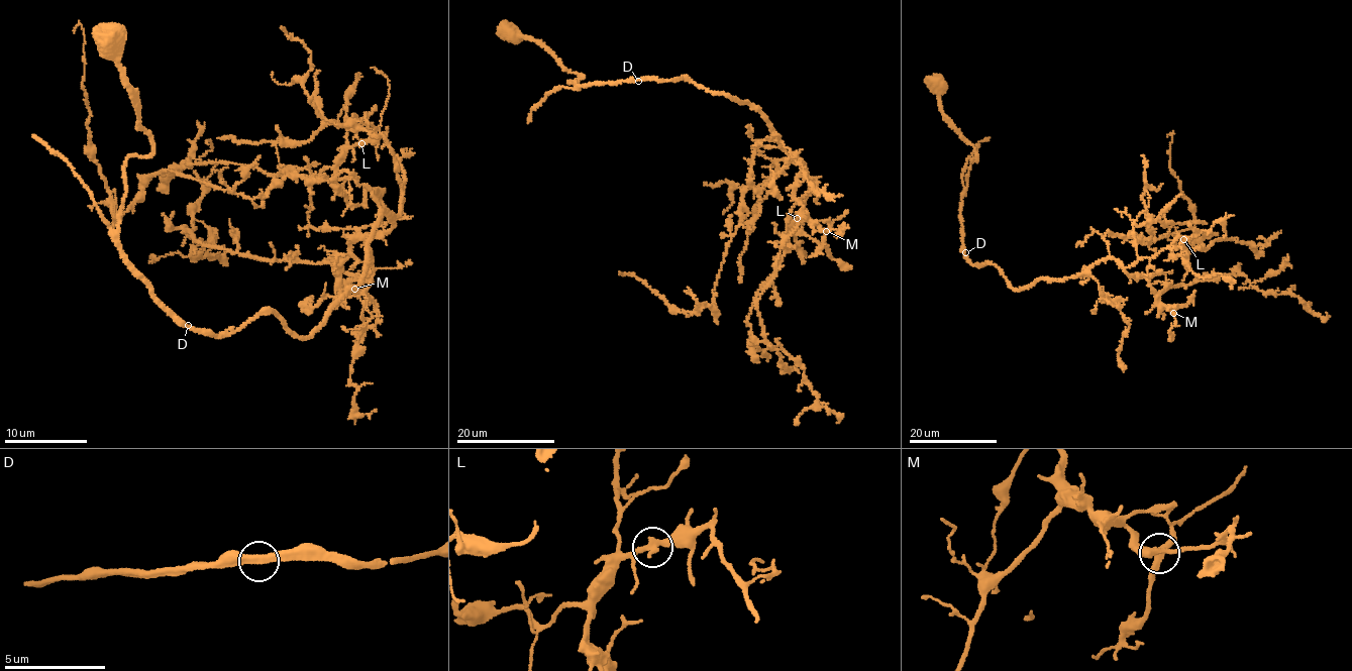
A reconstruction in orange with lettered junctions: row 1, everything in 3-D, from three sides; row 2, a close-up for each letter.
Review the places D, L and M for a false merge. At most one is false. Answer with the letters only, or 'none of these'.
none of these

